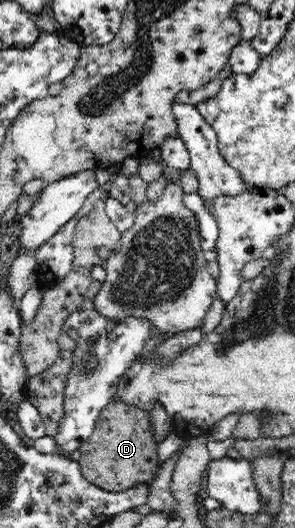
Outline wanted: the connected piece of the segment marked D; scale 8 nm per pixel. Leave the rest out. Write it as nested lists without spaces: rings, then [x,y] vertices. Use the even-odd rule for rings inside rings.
[[[115,395],[102,409],[93,434],[80,450],[80,471],[87,481],[108,492],[125,491],[135,485],[150,486],[160,467],[158,445],[155,442],[150,412],[129,405]]]

